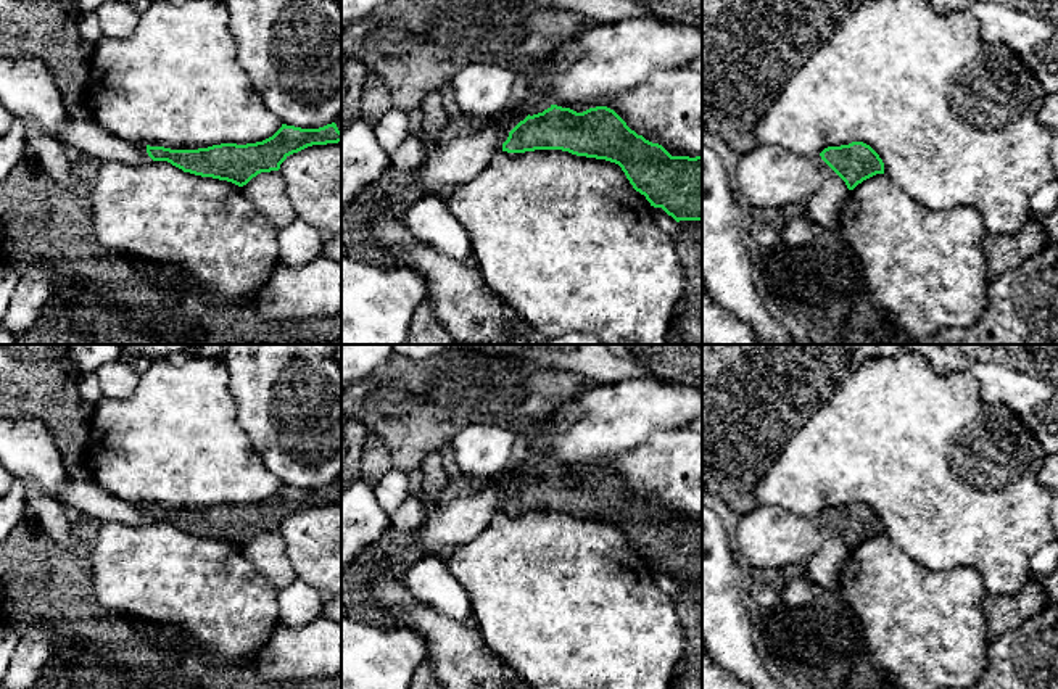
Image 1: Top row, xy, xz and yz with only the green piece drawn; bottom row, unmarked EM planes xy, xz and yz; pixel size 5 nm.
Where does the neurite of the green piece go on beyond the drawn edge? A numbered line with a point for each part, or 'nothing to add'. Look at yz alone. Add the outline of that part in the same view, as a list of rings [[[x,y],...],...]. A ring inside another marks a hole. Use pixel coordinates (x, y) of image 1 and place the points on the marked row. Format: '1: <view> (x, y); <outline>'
nothing to add

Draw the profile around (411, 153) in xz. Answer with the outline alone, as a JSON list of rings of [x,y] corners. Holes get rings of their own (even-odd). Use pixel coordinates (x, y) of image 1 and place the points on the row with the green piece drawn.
[[[409,137],[393,153],[390,153],[390,166],[398,171],[414,171],[425,158],[427,148],[424,142]]]

